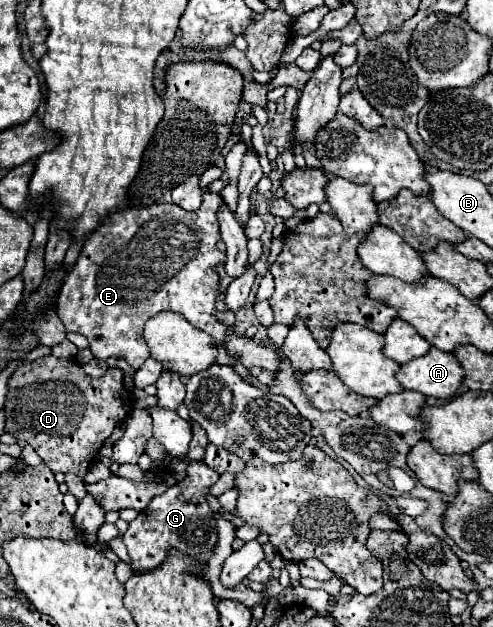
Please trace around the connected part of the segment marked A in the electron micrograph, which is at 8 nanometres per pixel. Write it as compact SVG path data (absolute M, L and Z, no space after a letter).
M432 347L426 355L400 365L400 371L396 373L396 379L404 389L436 399L452 397L460 387L462 377L464 371L456 357L436 347Z

